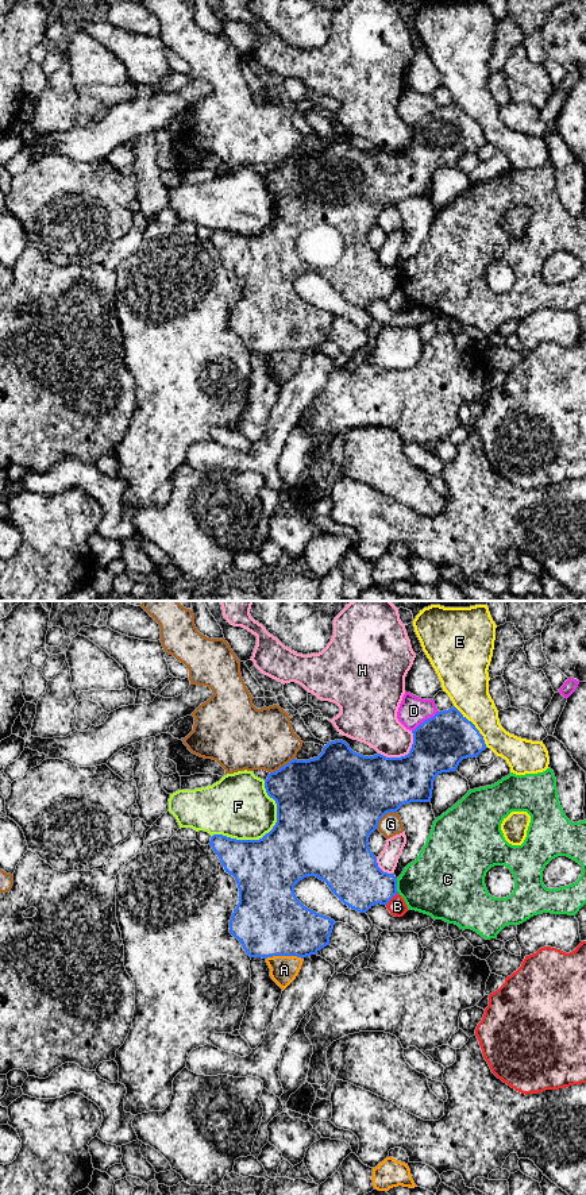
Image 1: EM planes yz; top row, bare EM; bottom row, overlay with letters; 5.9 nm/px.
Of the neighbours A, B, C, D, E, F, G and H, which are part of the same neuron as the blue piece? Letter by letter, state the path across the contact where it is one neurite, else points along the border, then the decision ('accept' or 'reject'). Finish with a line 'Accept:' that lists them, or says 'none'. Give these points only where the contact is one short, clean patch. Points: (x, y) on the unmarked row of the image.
A: reject
B: border along yz (397, 288), (386, 300); reject
C: reject
D: reject
E: reject
F: reject
G: reject
H: reject
Accept: none

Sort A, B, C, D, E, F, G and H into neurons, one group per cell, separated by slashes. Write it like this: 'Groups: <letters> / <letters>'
Groups: A / B / C / D / E / F / G / H

